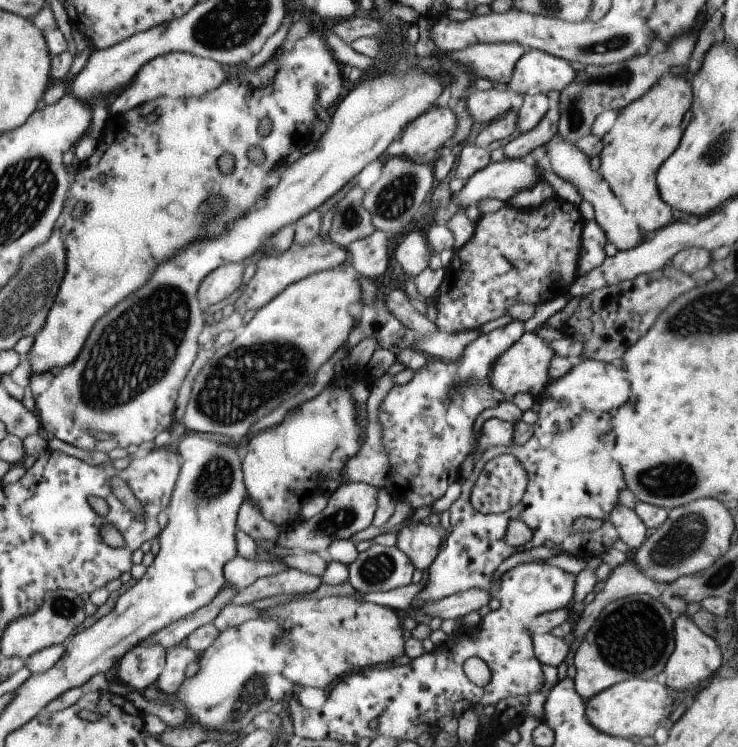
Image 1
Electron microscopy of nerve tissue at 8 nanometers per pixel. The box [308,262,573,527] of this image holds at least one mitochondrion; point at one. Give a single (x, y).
(452, 389)

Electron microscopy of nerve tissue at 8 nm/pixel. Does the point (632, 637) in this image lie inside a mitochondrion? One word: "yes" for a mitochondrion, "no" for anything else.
yes

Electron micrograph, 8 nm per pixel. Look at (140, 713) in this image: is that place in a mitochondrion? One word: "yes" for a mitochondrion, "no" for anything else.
no

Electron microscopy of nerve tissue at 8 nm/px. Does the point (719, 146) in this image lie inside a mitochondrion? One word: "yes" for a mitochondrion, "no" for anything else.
yes

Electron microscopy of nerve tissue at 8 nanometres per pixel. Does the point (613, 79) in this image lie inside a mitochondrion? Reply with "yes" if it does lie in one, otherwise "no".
yes

